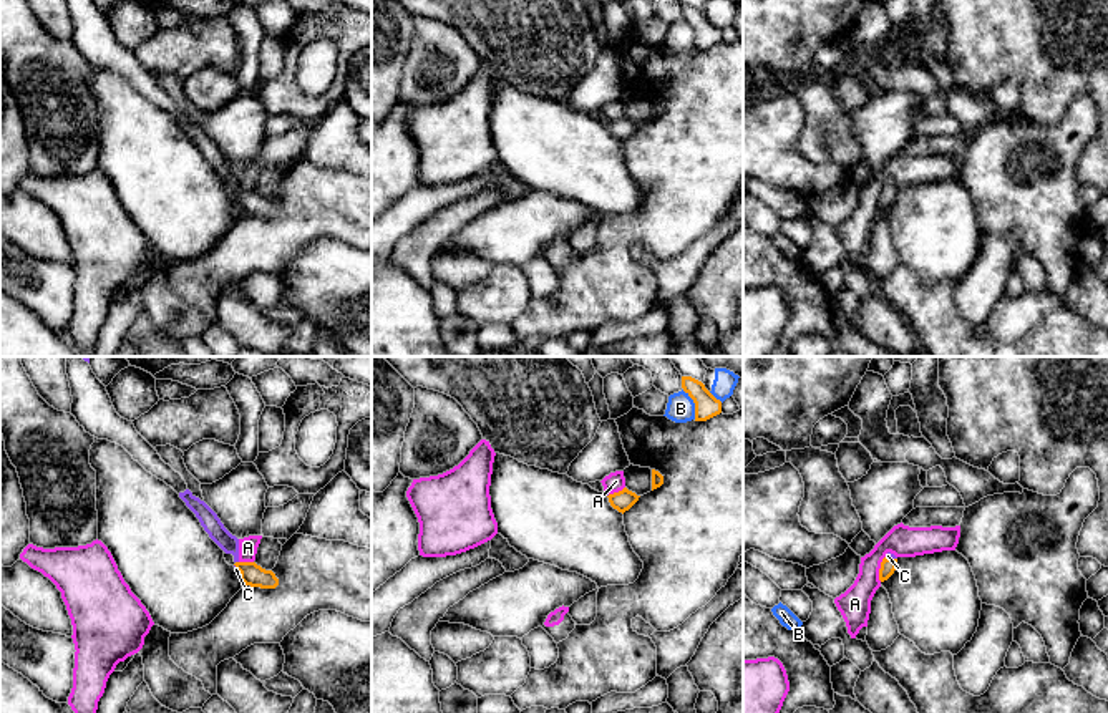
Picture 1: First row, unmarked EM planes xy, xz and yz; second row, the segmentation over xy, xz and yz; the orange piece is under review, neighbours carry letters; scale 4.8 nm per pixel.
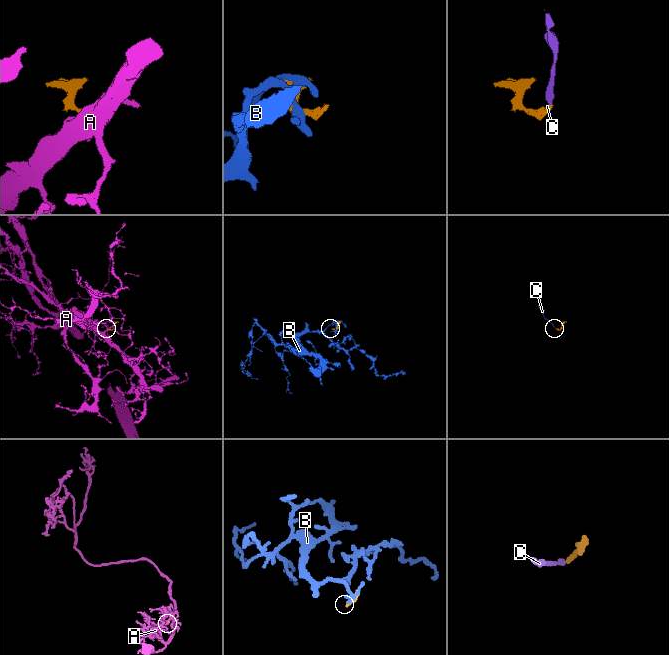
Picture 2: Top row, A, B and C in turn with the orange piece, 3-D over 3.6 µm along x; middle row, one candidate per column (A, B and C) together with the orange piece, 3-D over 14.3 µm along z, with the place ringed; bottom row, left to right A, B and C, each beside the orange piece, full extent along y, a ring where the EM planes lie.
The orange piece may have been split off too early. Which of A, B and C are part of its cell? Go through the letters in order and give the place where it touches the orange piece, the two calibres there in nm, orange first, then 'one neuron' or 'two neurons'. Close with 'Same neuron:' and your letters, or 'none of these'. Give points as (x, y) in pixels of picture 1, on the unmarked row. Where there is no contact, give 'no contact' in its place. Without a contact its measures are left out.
A: yz (879, 198) | 80/160 nm | two neurons
B: xz (695, 33) | 120/140 nm | two neurons
C: xy (236, 196) | 110/20 nm | one neuron
Same neuron: C

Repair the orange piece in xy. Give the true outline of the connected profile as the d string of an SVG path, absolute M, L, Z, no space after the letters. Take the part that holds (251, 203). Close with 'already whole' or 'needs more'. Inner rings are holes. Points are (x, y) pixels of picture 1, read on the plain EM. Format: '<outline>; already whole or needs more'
M189 118L179 121L179 126L186 134L196 143L204 159L209 166L226 181L234 184L234 196L244 214L260 216L260 217L275 217L279 207L272 199L265 199L255 191L241 191L239 189L239 167L232 164L217 143L199 126L196 126Z; needs more

